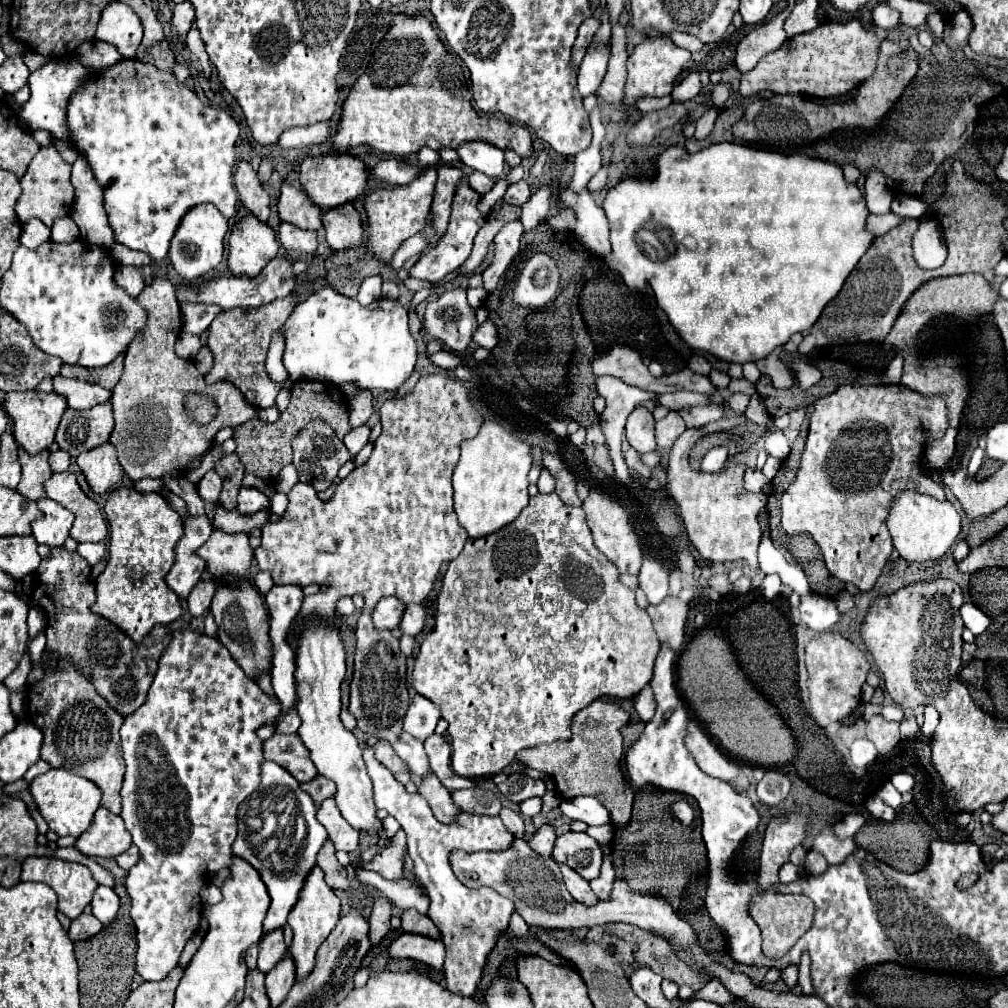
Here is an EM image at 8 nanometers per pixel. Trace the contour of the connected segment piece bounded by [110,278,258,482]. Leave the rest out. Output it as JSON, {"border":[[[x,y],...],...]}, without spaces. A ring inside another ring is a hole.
{"border":[[[154,278],[152,284],[144,286],[144,290],[136,296],[136,302],[144,308],[144,312],[148,316],[146,328],[142,332],[138,332],[138,336],[132,340],[132,344],[126,352],[126,358],[124,358],[124,374],[122,374],[120,382],[114,386],[112,400],[110,400],[112,408],[114,408],[114,420],[116,420],[116,426],[110,434],[110,442],[118,450],[120,466],[124,468],[126,476],[134,482],[142,480],[142,478],[160,478],[166,470],[184,470],[194,456],[204,454],[212,446],[212,440],[220,428],[224,428],[224,426],[234,428],[248,420],[258,418],[258,410],[244,400],[242,392],[230,380],[216,380],[216,382],[208,384],[190,360],[182,360],[174,354],[174,344],[180,334],[182,322],[180,322],[180,304],[174,298],[174,286],[166,278]],[[190,390],[214,394],[214,400],[218,402],[218,416],[210,424],[204,424],[204,426],[194,424],[194,422],[190,422],[188,414],[184,412],[182,394],[190,392]]]}

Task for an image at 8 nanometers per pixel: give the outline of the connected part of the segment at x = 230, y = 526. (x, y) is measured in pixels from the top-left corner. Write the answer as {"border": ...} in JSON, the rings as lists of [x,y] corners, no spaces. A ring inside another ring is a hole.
{"border":[[[216,504],[214,528],[220,528],[224,532],[252,532],[254,528],[262,528],[262,524],[270,522],[268,516],[270,516],[270,510],[258,510],[250,516],[240,516],[238,510],[228,512],[220,504]]]}

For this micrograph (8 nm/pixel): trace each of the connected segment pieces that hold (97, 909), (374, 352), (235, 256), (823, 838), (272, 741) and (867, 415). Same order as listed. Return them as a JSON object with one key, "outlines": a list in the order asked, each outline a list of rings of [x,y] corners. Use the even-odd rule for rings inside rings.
{"outlines":[[[[98,886],[94,892],[94,898],[92,898],[92,914],[102,924],[108,924],[116,918],[118,908],[120,908],[120,900],[114,894],[114,890],[108,886]]],[[[322,288],[294,306],[282,332],[286,338],[284,366],[292,380],[354,382],[366,390],[396,392],[410,378],[416,364],[416,342],[408,332],[408,310],[398,300],[378,298],[362,306],[356,298]]],[[[246,214],[234,224],[228,240],[228,268],[234,276],[258,276],[260,270],[278,254],[276,232],[254,214]]],[[[824,826],[820,830],[820,834],[814,836],[810,850],[822,854],[828,860],[828,864],[840,864],[840,862],[844,862],[846,856],[852,854],[854,846],[856,846],[856,842],[852,838],[838,838],[834,834],[832,826]]],[[[274,734],[264,742],[264,758],[286,768],[300,784],[314,780],[318,770],[310,760],[310,750],[302,744],[298,734]]],[[[848,382],[842,384],[834,394],[816,400],[810,414],[808,440],[802,452],[798,478],[782,494],[782,530],[790,536],[808,532],[822,548],[830,574],[842,582],[852,582],[864,592],[874,586],[888,556],[892,554],[892,540],[886,530],[886,516],[892,498],[904,488],[914,488],[936,500],[944,500],[944,486],[940,482],[934,482],[932,478],[926,478],[926,474],[922,474],[920,462],[924,452],[922,445],[926,445],[929,439],[941,438],[948,428],[946,397],[942,395],[926,398],[909,389],[909,396],[898,398],[900,387],[900,384],[876,386]]]]}

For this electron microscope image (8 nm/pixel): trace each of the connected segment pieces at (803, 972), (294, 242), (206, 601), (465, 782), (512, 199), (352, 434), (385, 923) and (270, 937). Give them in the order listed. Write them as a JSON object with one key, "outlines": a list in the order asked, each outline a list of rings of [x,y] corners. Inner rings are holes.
{"outlines":[[[[804,952],[802,954],[801,963],[799,965],[798,984],[802,988],[802,992],[806,995],[813,994],[813,985],[810,979],[810,965],[811,960],[809,954]]],[[[286,222],[278,230],[278,238],[280,238],[280,244],[292,256],[312,256],[318,250],[318,240],[316,240],[314,232],[304,232]]],[[[200,580],[192,588],[192,592],[188,596],[188,610],[190,610],[190,614],[192,616],[202,616],[210,608],[214,592],[216,592],[216,584],[212,580]]],[[[432,734],[432,736],[424,742],[424,748],[426,748],[426,754],[428,754],[428,758],[430,758],[430,768],[432,768],[432,772],[438,776],[438,780],[440,780],[450,792],[456,792],[456,790],[462,790],[462,788],[476,788],[476,786],[478,786],[474,780],[462,778],[462,776],[458,776],[458,774],[452,770],[452,764],[450,764],[452,748],[450,748],[450,744],[444,740],[444,736]]],[[[520,180],[516,184],[512,184],[506,194],[504,194],[504,202],[512,204],[512,206],[522,206],[530,198],[531,193],[529,185],[526,181]]],[[[368,426],[352,428],[352,430],[344,436],[344,444],[346,444],[348,452],[350,452],[352,456],[356,456],[356,454],[364,448],[364,444],[368,442],[368,436],[370,436],[370,428],[368,428]]],[[[376,898],[370,914],[370,940],[378,944],[390,932],[390,910],[392,904],[386,898]]],[[[278,928],[278,932],[268,932],[262,936],[262,940],[258,942],[258,970],[260,972],[268,972],[274,968],[274,964],[282,958],[282,954],[286,952],[286,944],[284,944],[284,930]]]]}

